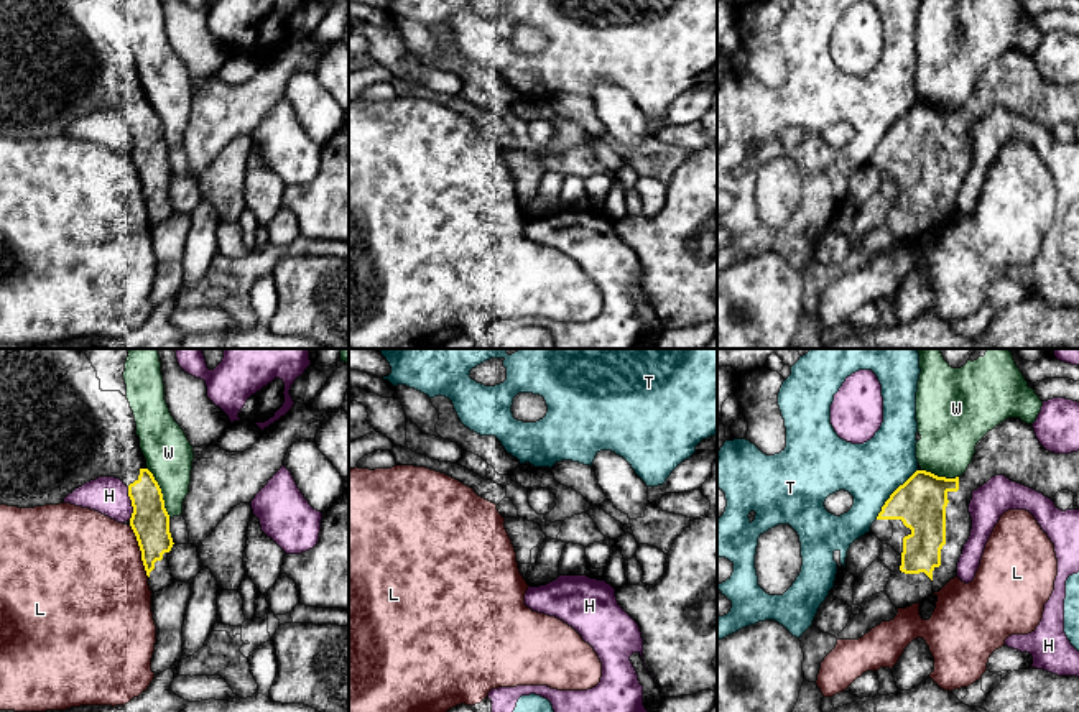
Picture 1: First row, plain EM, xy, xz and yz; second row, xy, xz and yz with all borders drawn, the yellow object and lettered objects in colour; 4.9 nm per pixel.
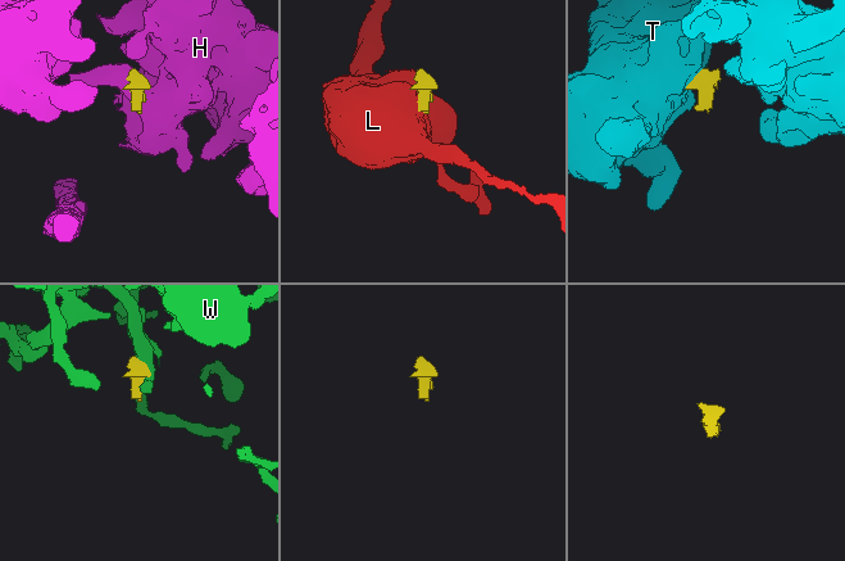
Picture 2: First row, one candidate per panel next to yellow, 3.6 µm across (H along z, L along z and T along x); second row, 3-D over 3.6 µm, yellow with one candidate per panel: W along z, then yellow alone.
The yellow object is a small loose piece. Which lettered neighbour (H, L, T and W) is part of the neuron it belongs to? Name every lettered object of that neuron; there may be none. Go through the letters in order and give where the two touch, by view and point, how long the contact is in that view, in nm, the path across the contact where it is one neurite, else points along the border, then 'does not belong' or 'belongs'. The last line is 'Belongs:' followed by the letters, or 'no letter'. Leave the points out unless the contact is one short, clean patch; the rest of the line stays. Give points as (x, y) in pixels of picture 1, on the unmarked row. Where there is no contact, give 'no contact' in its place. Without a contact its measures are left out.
H: meets yellow in xy at (132, 135); contact 160 nm long; does not belong
L: meets yellow in xy at (140, 181); contact 280 nm long; does not belong
T: meets yellow in yz at (892, 125); contact 320 nm long; does not belong
W: meets yellow in xy at (160, 124); contact 280 nm long; border along xy (147, 99), (160, 120), (163, 138), (170, 148); does not belong
Belongs: no letter

